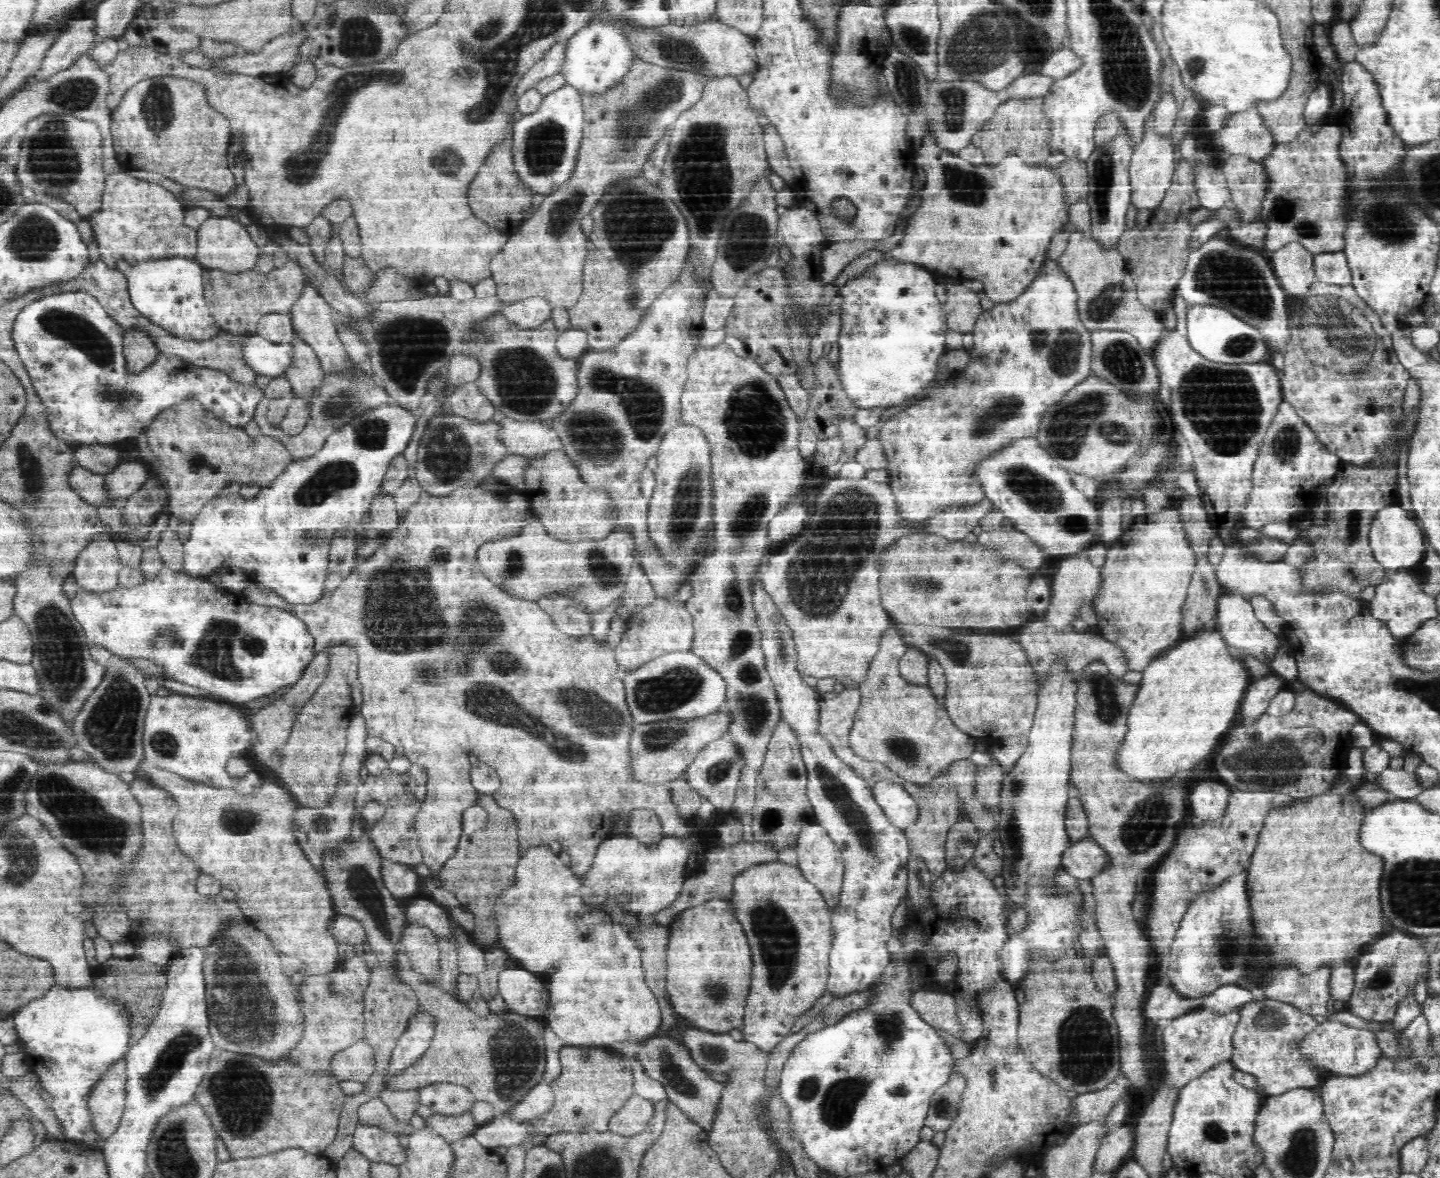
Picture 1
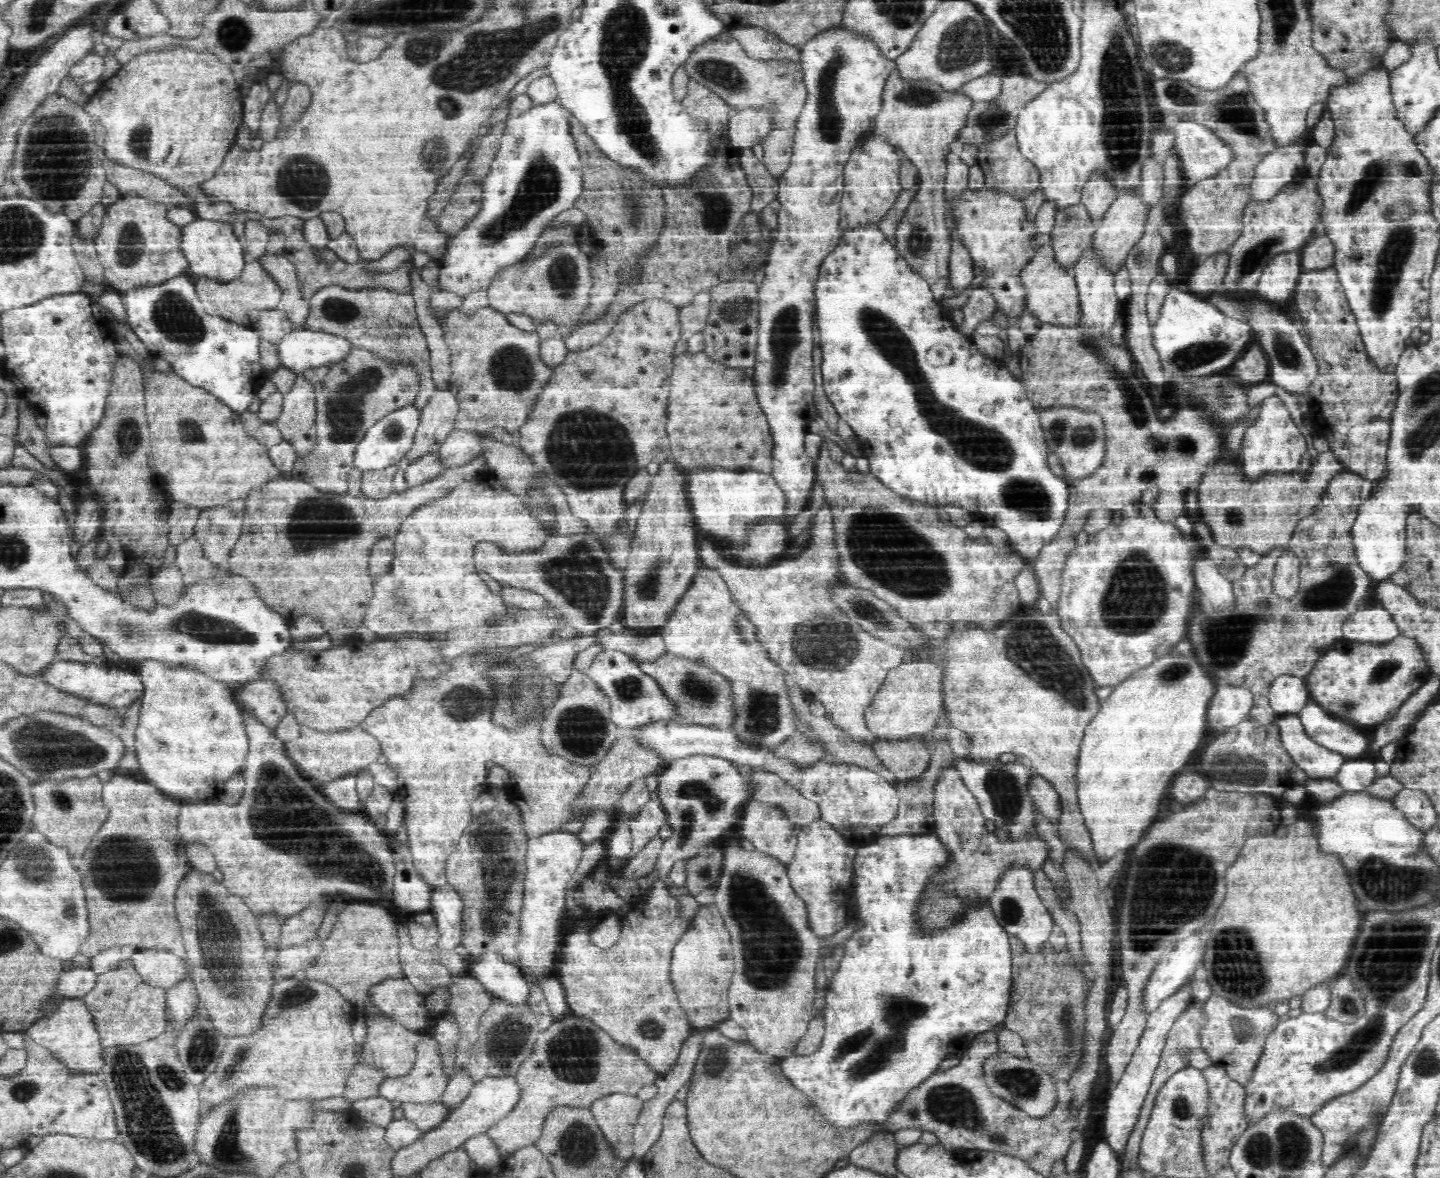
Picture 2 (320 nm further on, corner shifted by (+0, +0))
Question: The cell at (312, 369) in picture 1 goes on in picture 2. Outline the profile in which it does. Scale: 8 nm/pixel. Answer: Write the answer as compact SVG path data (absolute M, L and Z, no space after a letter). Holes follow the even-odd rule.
M298 373L294 385L285 394L281 413L274 420L297 454L306 454L314 446L315 412L315 385Z

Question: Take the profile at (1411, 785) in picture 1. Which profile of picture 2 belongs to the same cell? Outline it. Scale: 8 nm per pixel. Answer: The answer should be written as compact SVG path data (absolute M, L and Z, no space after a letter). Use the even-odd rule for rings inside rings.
M1350 758L1334 779L1340 782L1348 793L1367 792L1379 777L1374 763L1370 760Z

